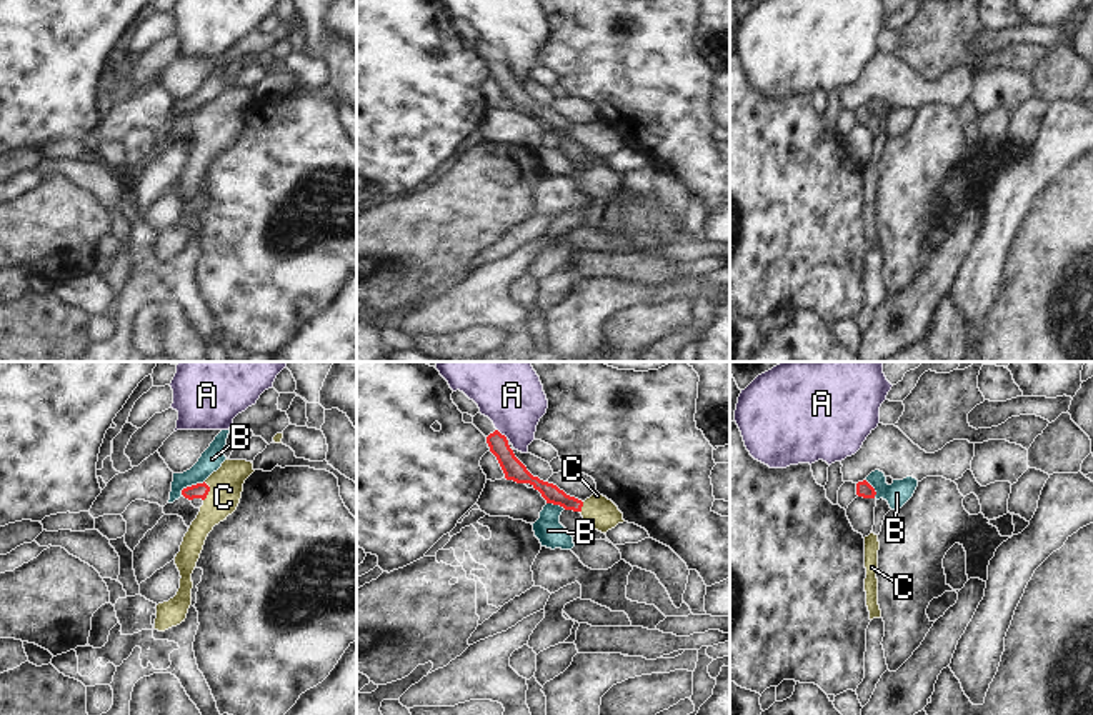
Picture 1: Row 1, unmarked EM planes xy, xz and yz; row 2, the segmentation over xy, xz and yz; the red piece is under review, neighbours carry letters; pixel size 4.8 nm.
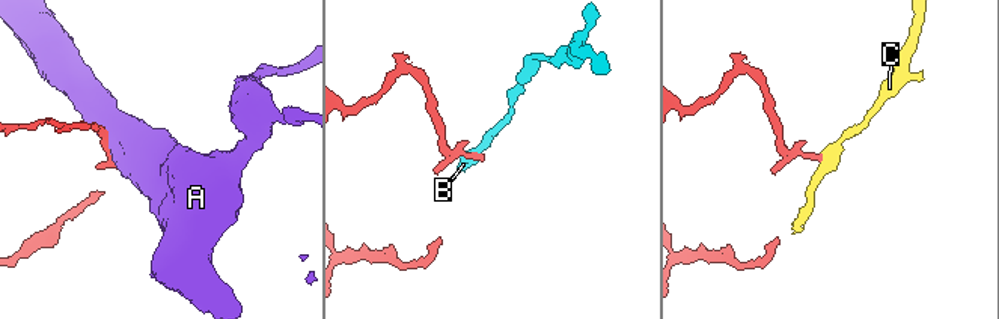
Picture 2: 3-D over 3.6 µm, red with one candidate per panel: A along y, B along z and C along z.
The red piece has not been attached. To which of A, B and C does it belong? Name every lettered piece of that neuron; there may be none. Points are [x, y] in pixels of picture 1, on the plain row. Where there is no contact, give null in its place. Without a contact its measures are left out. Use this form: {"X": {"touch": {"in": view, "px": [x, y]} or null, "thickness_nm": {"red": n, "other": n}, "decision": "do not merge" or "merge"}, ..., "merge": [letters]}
{"A": {"touch": {"in": "xz", "px": [500, 60]}, "thickness_nm": {"red": 100, "other": 280}, "decision": "do not merge"}, "B": {"touch": {"in": "xy", "px": [192, 112]}, "thickness_nm": {"red": 80, "other": 110}, "decision": "do not merge"}, "C": {"touch": {"in": "xy", "px": [207, 119]}, "thickness_nm": {"red": 80, "other": 160}, "decision": "merge"}, "merge": ["C"]}

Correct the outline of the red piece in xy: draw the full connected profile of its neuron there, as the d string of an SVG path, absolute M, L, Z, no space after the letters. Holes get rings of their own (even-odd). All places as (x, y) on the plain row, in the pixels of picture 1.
M225 87L203 110L182 117L188 127L202 125L203 132L183 163L175 192L180 198L180 215L173 225L157 232L155 257L165 258L185 248L192 232L192 200L197 193L205 167L215 152L232 142L242 125L243 110L253 100L247 87Z

